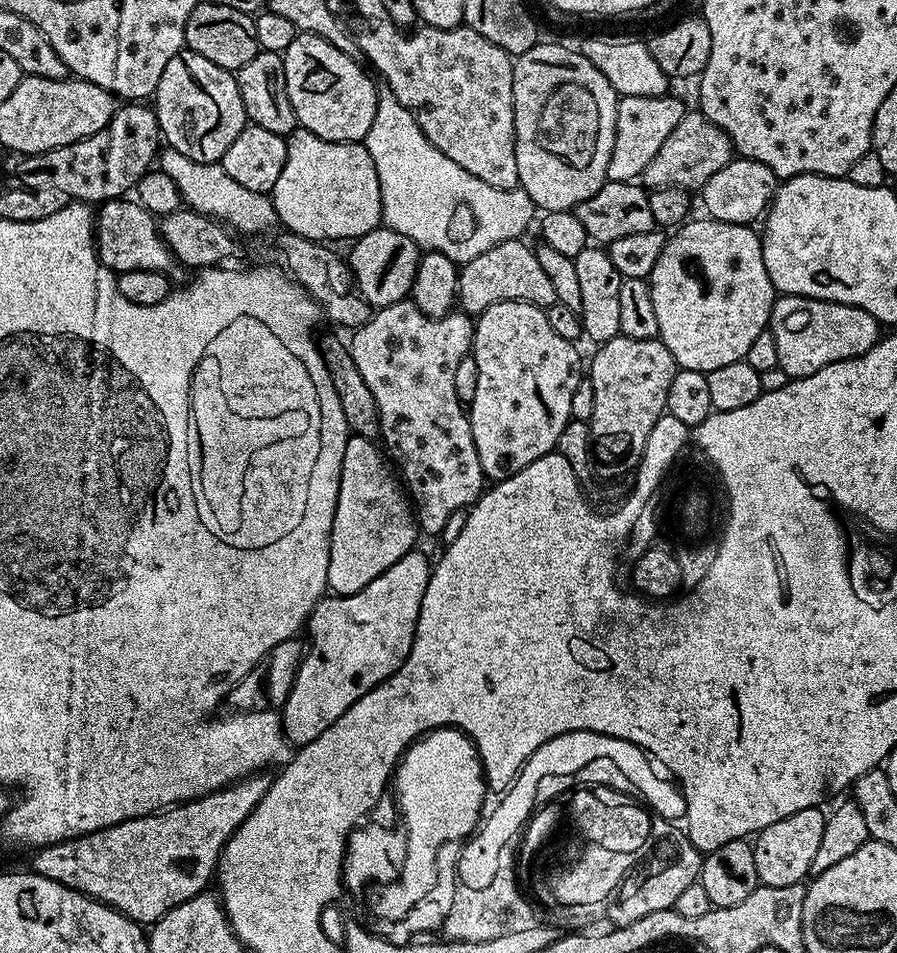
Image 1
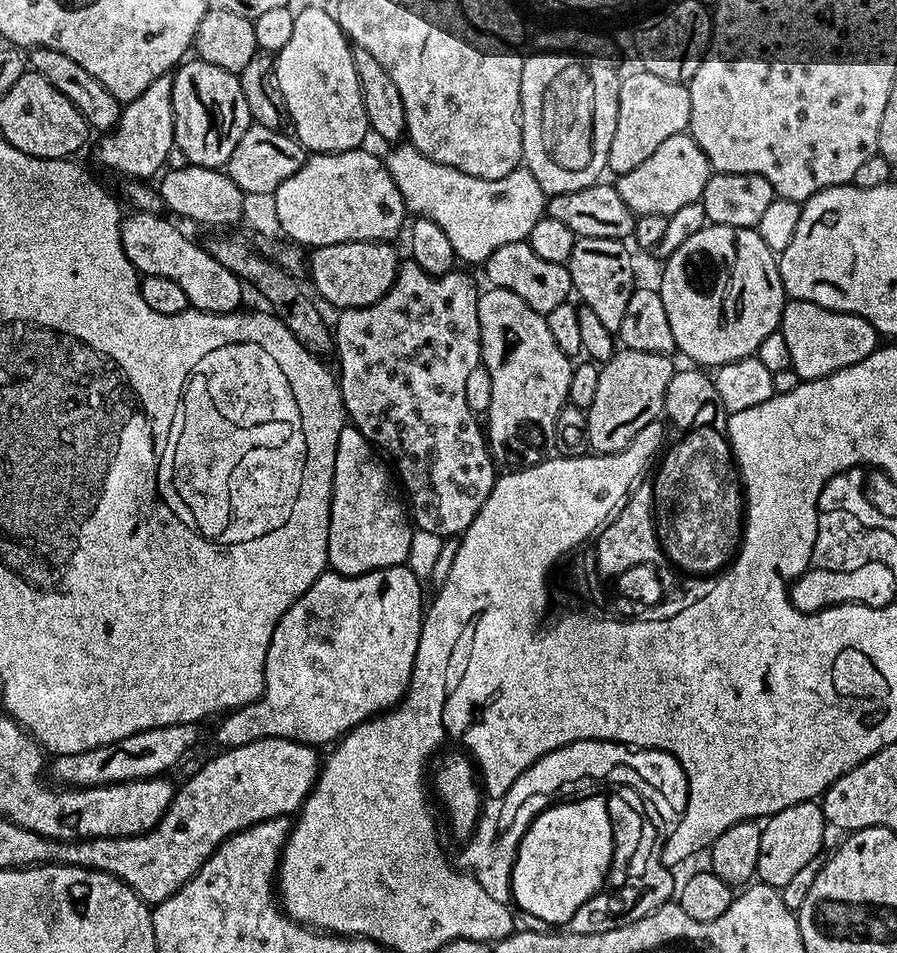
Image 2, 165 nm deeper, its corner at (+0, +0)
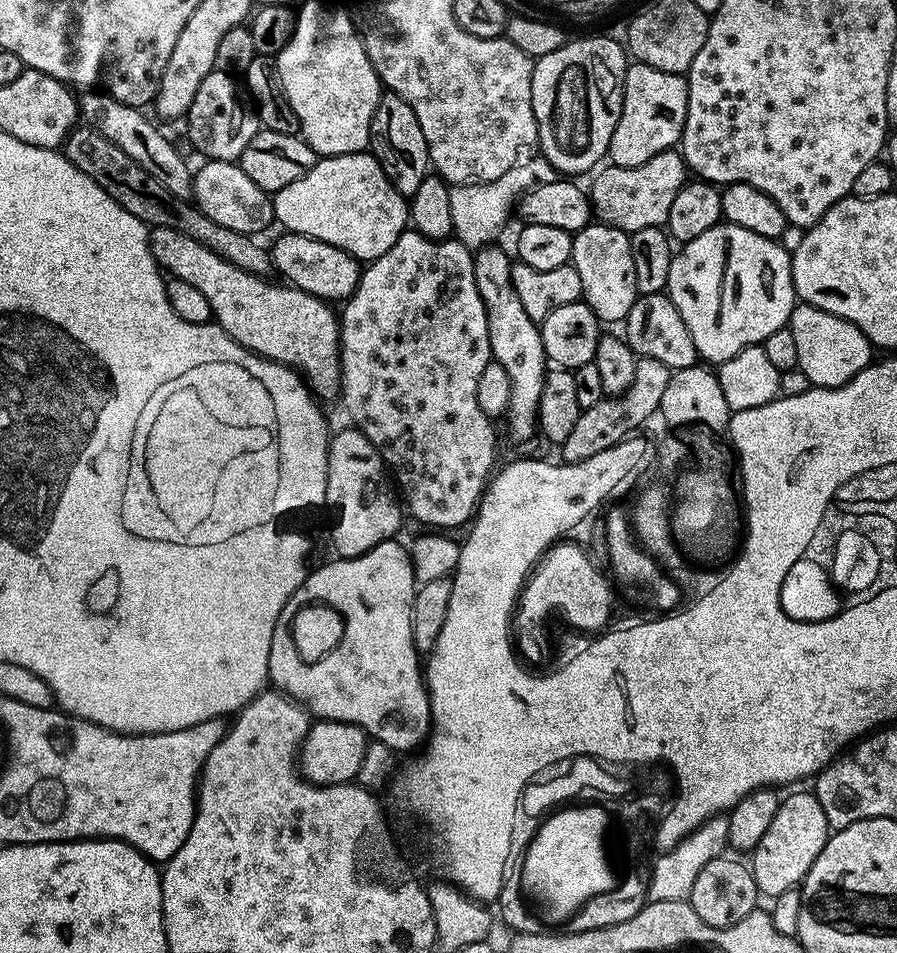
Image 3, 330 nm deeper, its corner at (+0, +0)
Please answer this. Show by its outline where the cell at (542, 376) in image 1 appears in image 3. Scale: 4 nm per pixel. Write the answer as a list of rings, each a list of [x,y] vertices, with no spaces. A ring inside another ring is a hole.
[[[485,246],[473,255],[474,282],[478,282],[478,294],[482,294],[482,302],[486,306],[493,361],[500,364],[510,378],[512,393],[506,413],[508,428],[518,439],[528,440],[538,432],[546,357],[537,321],[526,314],[512,285],[513,257],[508,257],[502,249],[496,247]]]

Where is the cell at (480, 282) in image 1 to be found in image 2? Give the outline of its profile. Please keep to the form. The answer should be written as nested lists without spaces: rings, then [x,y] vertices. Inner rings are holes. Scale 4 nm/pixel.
[[[523,240],[498,246],[498,250],[494,250],[494,254],[490,254],[490,258],[484,261],[482,271],[488,275],[487,283],[491,287],[505,288],[518,294],[526,306],[541,314],[554,310],[554,306],[569,303],[574,292],[567,264],[546,262],[546,258],[538,258],[538,254],[534,254],[531,246]]]

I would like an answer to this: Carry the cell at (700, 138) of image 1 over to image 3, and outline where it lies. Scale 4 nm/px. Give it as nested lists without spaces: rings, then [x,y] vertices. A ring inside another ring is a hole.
[[[676,150],[654,154],[654,158],[650,158],[650,162],[642,162],[642,166],[623,168],[612,164],[607,167],[601,167],[591,177],[592,211],[599,223],[621,228],[629,234],[667,225],[670,206],[674,198],[678,198],[678,190],[684,188],[690,176],[690,169],[685,164],[683,155]]]

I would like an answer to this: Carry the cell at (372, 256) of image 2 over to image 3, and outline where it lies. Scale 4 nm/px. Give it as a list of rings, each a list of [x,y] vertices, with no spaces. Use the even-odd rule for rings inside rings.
[[[285,231],[284,236],[270,244],[270,255],[275,271],[281,272],[283,279],[293,288],[301,288],[311,296],[329,302],[347,301],[352,291],[358,286],[361,265],[356,257],[338,246],[330,246],[321,240],[303,236],[297,232]]]

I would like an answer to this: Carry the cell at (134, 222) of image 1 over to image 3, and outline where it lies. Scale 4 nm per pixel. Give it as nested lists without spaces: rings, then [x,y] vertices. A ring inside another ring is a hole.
[[[152,228],[148,233],[148,245],[154,254],[157,265],[169,277],[190,282],[197,290],[206,294],[206,302],[210,302],[215,323],[225,332],[229,332],[244,348],[273,360],[276,364],[284,364],[287,368],[295,368],[304,377],[313,396],[321,401],[332,400],[341,395],[340,391],[340,321],[338,312],[329,301],[311,296],[301,288],[293,288],[287,283],[271,284],[271,279],[255,276],[252,272],[242,270],[230,262],[226,262],[214,250],[206,250],[194,238],[186,238],[186,234],[178,234],[178,230]]]

